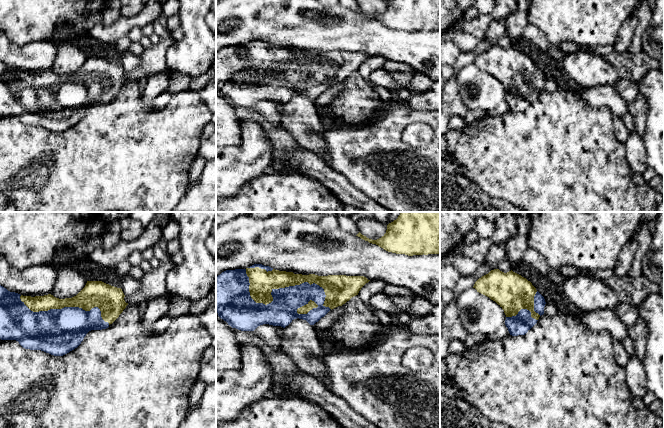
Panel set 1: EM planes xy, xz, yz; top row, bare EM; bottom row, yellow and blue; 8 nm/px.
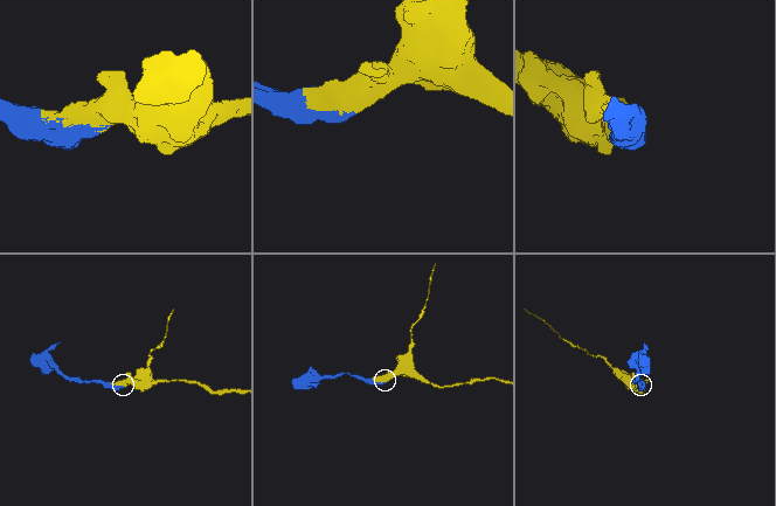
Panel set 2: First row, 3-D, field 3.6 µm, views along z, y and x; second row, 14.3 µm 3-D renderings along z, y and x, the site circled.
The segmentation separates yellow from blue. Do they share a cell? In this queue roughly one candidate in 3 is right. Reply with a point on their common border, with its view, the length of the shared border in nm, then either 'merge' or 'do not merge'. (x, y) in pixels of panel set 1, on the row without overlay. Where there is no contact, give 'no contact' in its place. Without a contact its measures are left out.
xz (280, 63) | 750 nm | merge

